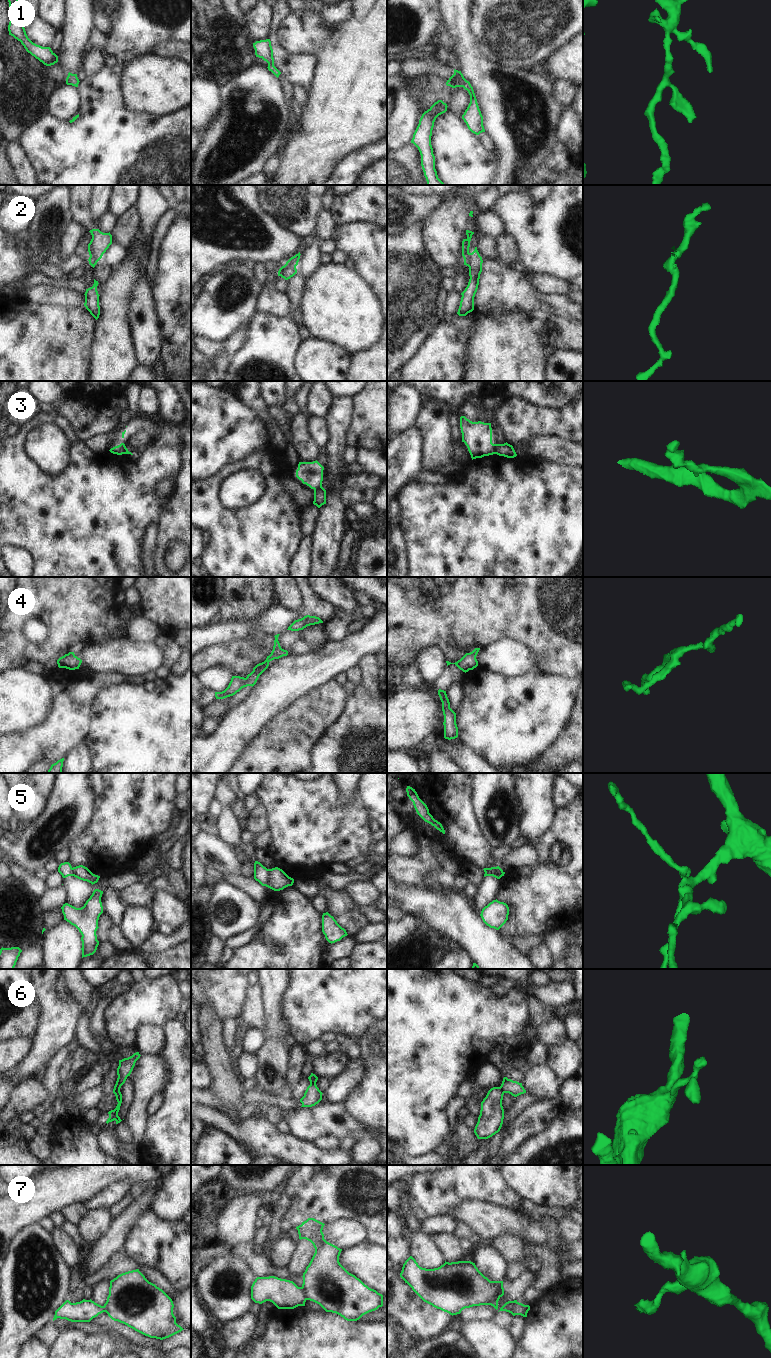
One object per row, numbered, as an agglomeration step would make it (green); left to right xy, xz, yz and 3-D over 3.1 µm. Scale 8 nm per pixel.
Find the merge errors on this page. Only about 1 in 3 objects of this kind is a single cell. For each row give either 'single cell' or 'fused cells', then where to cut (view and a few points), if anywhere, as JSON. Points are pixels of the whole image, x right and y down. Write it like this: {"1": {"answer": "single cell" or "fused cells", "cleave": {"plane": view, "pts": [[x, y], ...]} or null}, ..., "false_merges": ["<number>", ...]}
{"1": {"answer": "single cell", "cleave": null}, "2": {"answer": "fused cells", "cleave": {"plane": "xz", "pts": [[286, 263], [295, 267]]}}, "3": {"answer": "fused cells", "cleave": {"plane": "yz", "pts": [[491, 443], [495, 453]]}}, "4": {"answer": "single cell", "cleave": null}, "5": {"answer": "fused cells", "cleave": {"plane": "xz", "pts": [[269, 869], [268, 882], [265, 885]]}}, "6": {"answer": "fused cells", "cleave": {"plane": "xy", "pts": [[119, 1090], [113, 1091]]}}, "7": {"answer": "fused cells", "cleave": {"plane": "yz", "pts": [[516, 1301], [511, 1309], [511, 1313]]}}, "false_merges": ["2", "3", "5", "6", "7"]}

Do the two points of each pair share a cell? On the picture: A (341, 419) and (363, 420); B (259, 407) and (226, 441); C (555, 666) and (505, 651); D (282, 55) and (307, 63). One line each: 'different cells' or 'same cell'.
A: different cells
B: different cells
C: different cells
D: same cell

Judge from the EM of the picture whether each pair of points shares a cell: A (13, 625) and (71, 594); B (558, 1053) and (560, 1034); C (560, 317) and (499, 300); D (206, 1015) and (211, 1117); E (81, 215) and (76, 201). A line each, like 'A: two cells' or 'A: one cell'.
A: one cell
B: two cells
C: one cell
D: two cells
E: one cell

